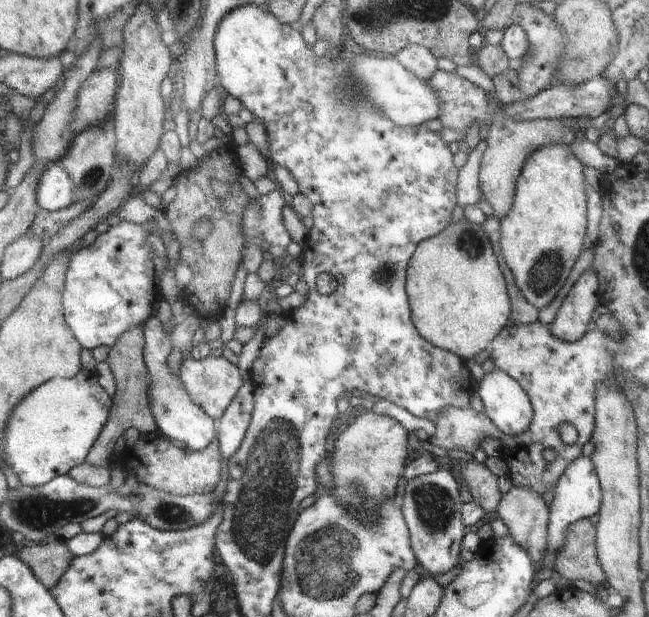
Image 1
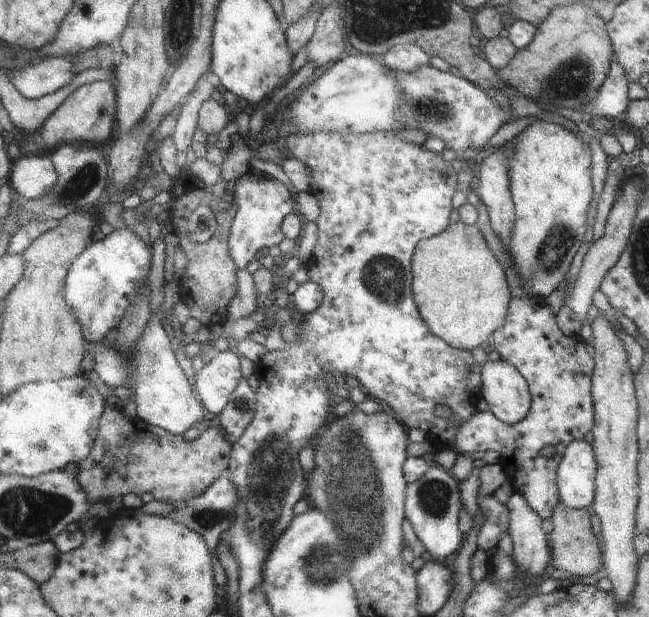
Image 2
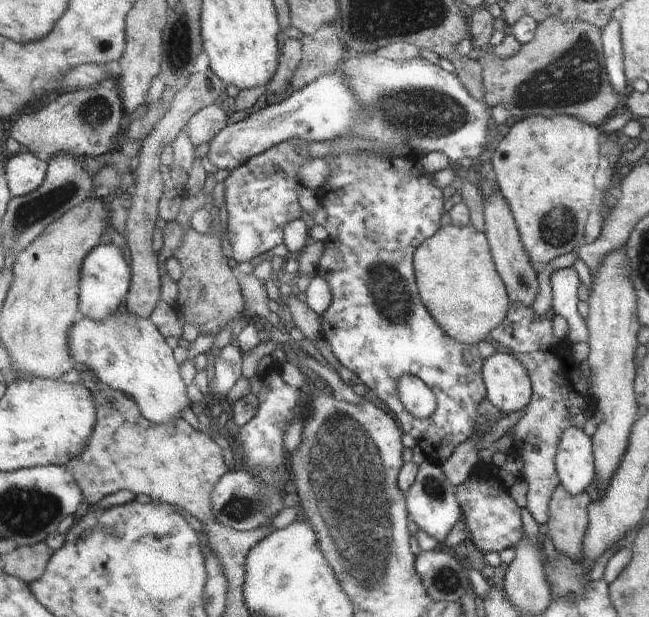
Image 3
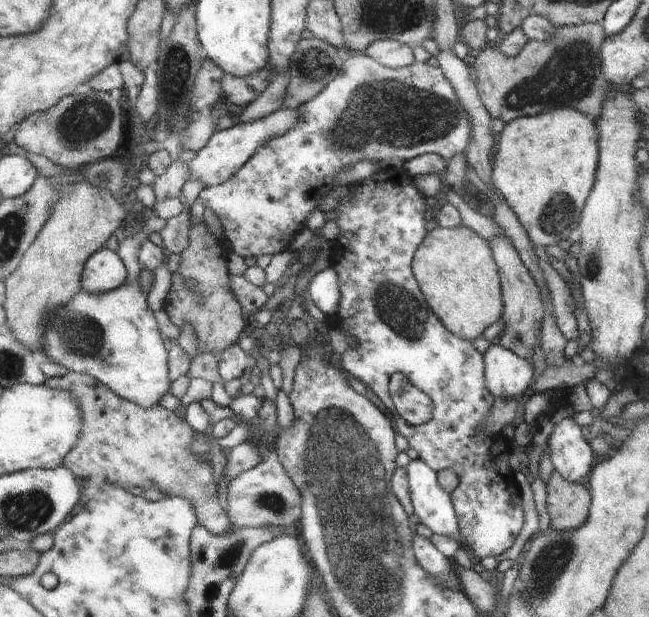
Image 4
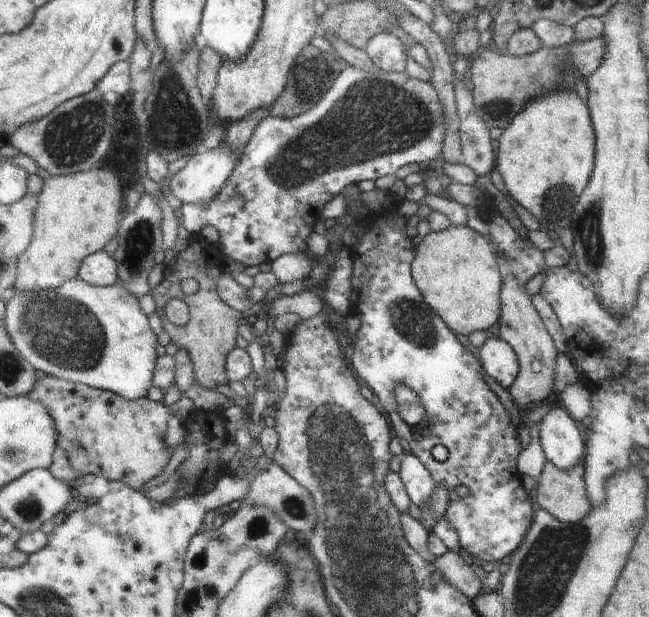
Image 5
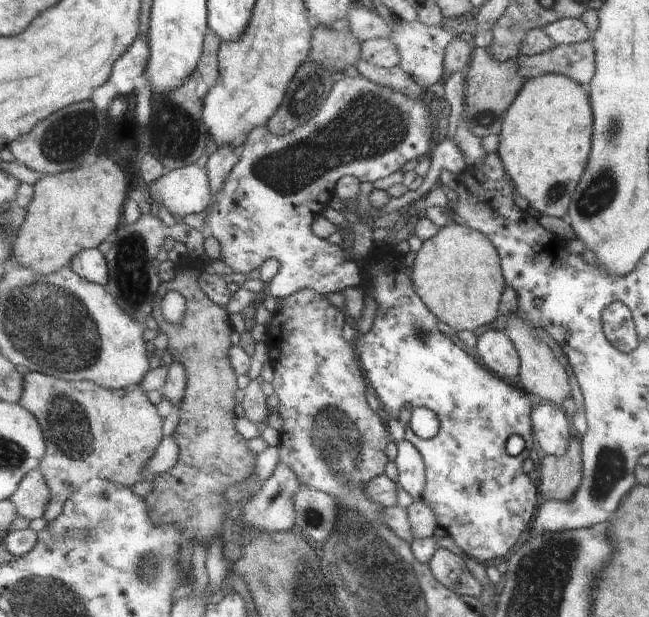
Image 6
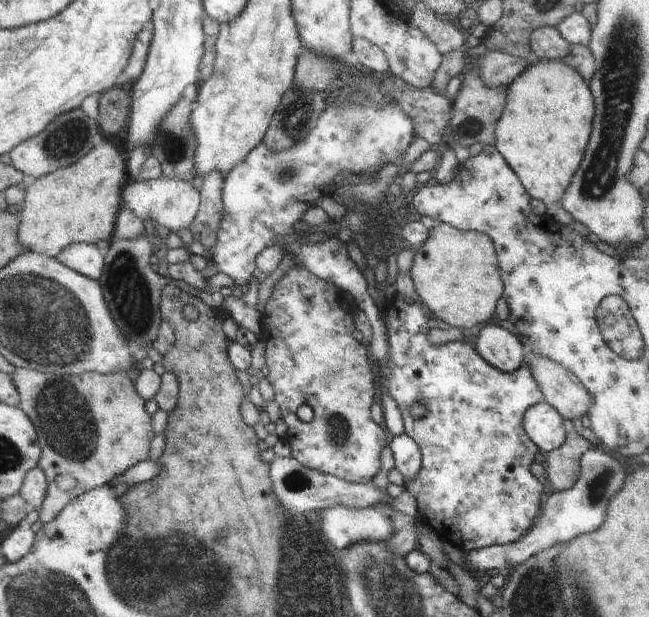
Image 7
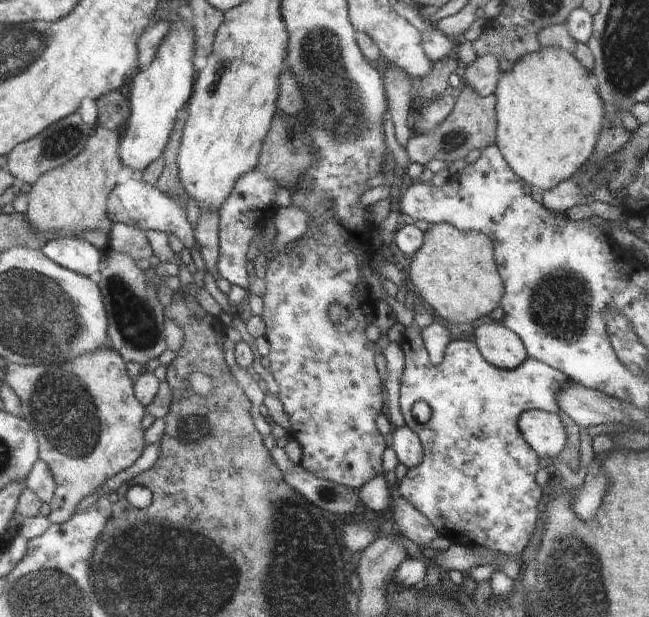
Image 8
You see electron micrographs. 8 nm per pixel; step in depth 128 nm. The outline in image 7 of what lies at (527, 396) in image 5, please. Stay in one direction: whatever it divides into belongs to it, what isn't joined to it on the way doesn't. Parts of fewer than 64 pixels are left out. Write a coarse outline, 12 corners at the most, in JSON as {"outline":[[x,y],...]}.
{"outline":[[528,349],[547,403],[582,418],[595,399],[571,370]]}

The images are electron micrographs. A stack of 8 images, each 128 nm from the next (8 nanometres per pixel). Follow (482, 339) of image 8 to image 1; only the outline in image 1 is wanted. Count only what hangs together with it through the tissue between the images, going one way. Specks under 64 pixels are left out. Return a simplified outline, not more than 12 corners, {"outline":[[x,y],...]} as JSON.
{"outline":[[494,367],[479,383],[483,413],[518,436],[534,420],[530,396]]}

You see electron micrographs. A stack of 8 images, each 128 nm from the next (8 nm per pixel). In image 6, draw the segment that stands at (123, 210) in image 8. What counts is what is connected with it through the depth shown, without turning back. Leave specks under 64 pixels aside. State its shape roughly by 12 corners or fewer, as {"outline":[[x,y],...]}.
{"outline":[[206,167],[167,172],[150,186],[167,215],[211,205]]}

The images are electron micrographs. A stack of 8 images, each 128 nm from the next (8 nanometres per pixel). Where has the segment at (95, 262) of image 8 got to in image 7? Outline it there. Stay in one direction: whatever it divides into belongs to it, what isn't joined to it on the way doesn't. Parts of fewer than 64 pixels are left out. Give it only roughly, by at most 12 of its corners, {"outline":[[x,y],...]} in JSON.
{"outline":[[74,243],[56,258],[98,281],[106,253],[96,243]]}

